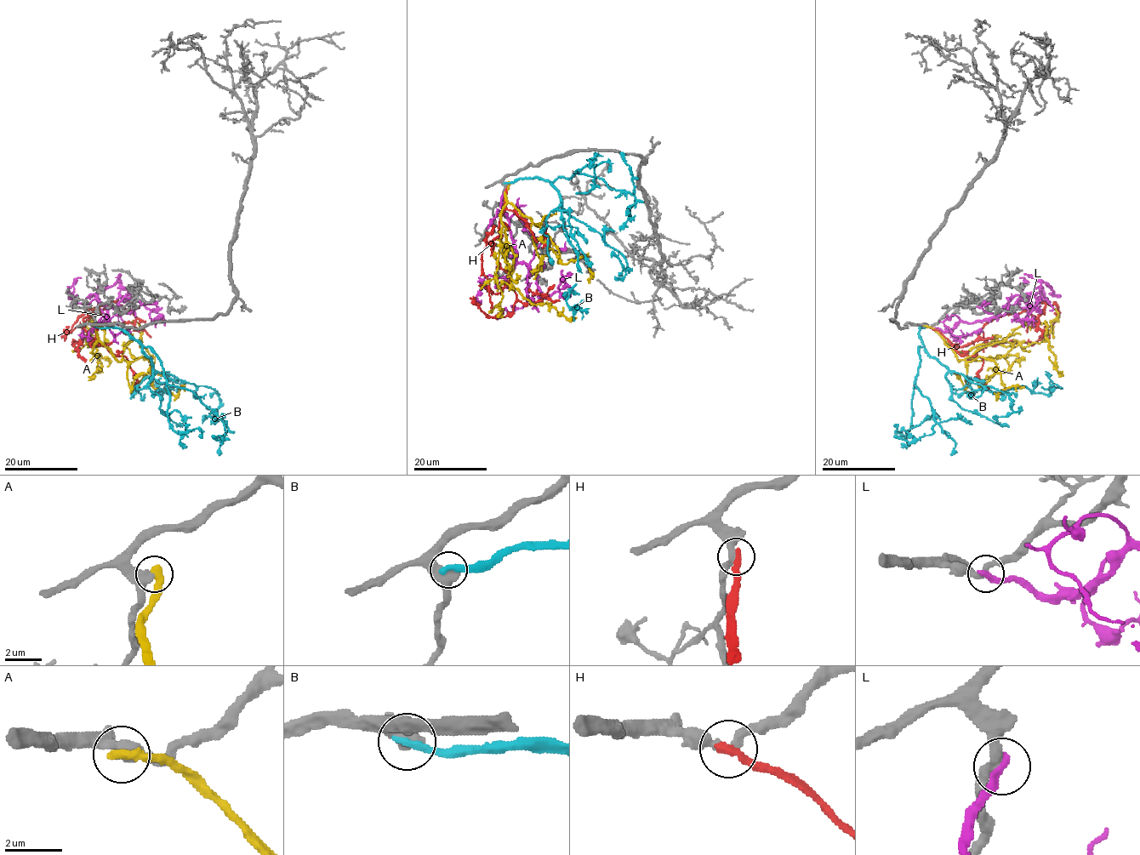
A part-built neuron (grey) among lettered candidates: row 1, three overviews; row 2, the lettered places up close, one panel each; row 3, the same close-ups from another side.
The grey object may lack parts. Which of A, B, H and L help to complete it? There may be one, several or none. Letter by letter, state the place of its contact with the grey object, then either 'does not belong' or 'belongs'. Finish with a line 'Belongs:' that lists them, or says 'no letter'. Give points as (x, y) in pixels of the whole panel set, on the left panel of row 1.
A: contact (99, 326); does not belong
B: contact (96, 327); does not belong
H: contact (97, 327); does not belong
L: contact (97, 327); does not belong
Belongs: no letter

